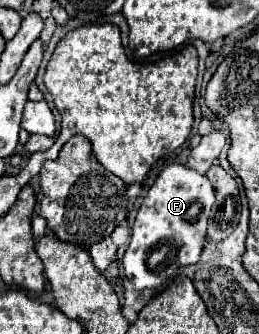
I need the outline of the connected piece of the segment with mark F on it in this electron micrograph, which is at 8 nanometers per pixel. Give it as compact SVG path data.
M178 163L164 167L138 209L132 241L122 259L126 277L138 291L162 289L168 281L172 281L178 267L198 261L206 243L206 227L212 203L214 187L206 175L200 175L198 171Z

